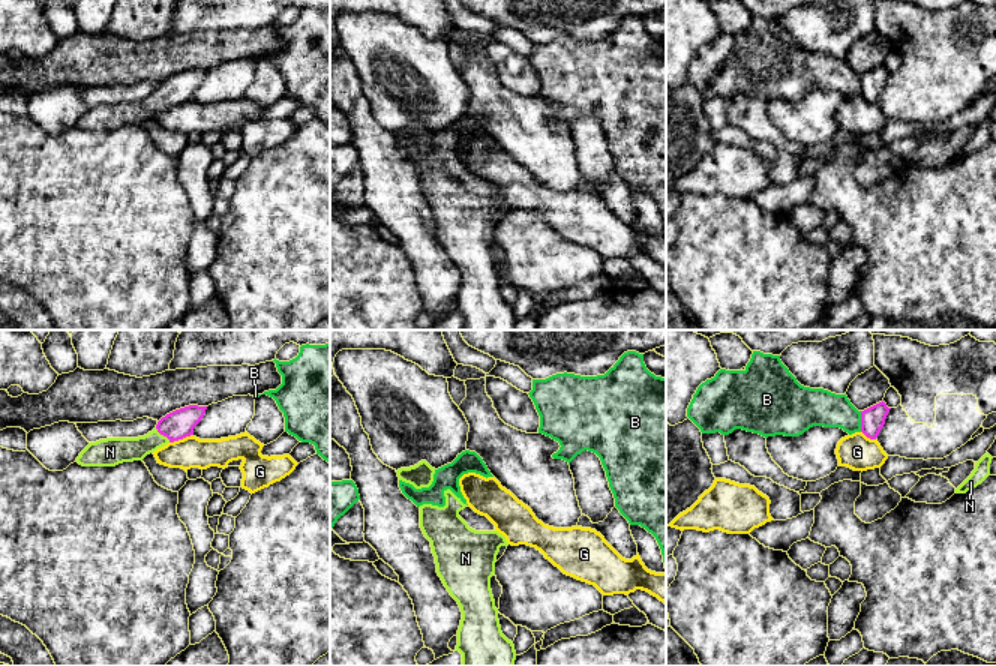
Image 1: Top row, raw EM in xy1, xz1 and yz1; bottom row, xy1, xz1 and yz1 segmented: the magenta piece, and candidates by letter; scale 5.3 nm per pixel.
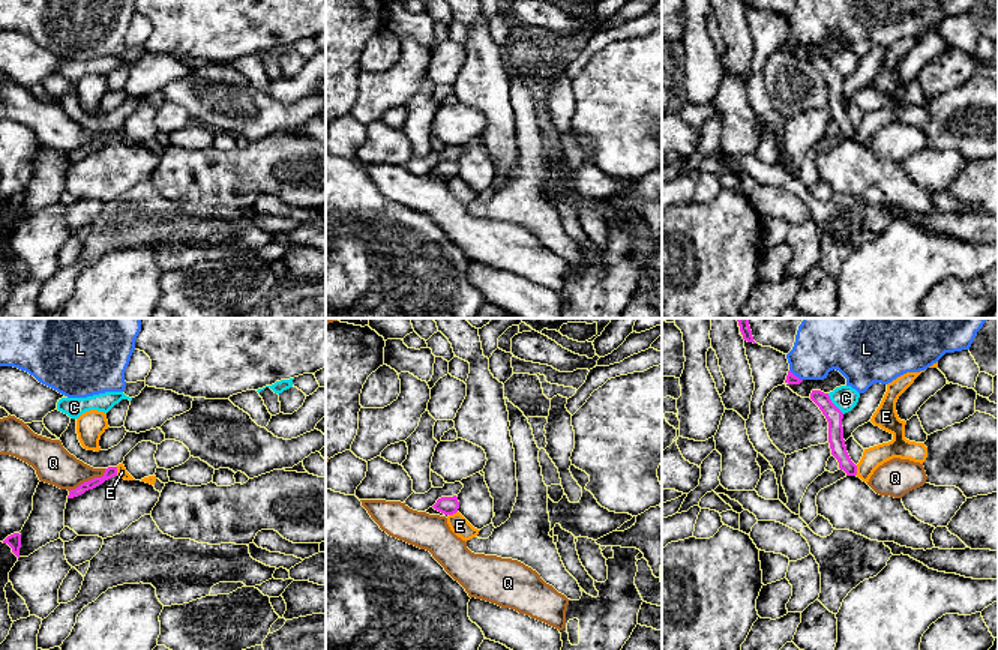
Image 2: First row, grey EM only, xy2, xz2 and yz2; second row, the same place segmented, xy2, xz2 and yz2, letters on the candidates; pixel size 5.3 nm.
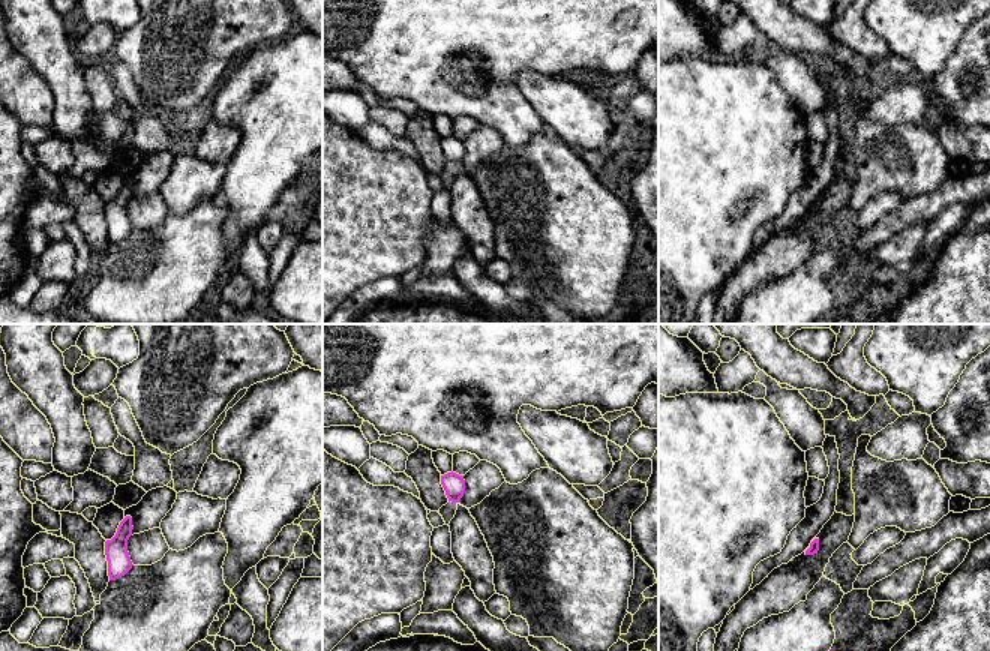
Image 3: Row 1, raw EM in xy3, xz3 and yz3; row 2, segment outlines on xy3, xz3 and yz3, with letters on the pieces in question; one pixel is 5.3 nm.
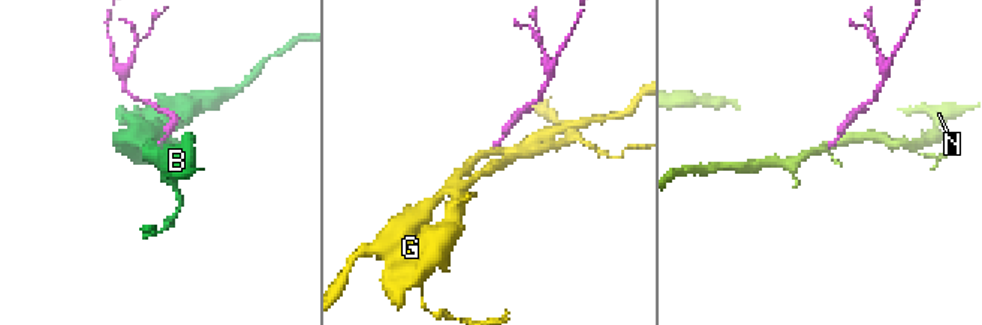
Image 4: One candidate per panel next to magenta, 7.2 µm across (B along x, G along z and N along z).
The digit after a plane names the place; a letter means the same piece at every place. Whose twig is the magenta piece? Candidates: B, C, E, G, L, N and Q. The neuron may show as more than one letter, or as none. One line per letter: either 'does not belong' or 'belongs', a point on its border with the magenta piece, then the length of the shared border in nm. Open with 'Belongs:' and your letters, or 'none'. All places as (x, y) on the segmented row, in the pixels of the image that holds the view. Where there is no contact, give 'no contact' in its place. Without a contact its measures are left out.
Belongs: N
B: does not belong; meets magenta in yz1 at (861, 422); contact 110 nm long
C: does not belong; meets magenta in yz2 at (833, 404); contact 140 nm long
E: does not belong; meets magenta in yz2 at (856, 470); contact 60 nm long
G: does not belong; meets magenta in xy1 at (180, 438); contact 140 nm long
L: does not belong; meets magenta in yz2 at (794, 376); contact 90 nm long
N: belongs; meets magenta in xy1 at (162, 434); contact 120 nm long
Q: does not belong; meets magenta in xy2 at (89, 481); contact 240 nm long

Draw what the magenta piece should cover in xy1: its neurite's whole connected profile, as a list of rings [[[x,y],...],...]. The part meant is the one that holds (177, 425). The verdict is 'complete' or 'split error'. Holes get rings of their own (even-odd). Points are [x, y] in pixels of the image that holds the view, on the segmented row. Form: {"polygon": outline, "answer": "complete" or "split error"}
{"polygon": [[[189,405],[162,417],[156,428],[138,438],[106,438],[90,442],[76,458],[82,466],[116,466],[123,462],[142,460],[158,448],[194,435],[207,406]]], "answer": "split error"}

